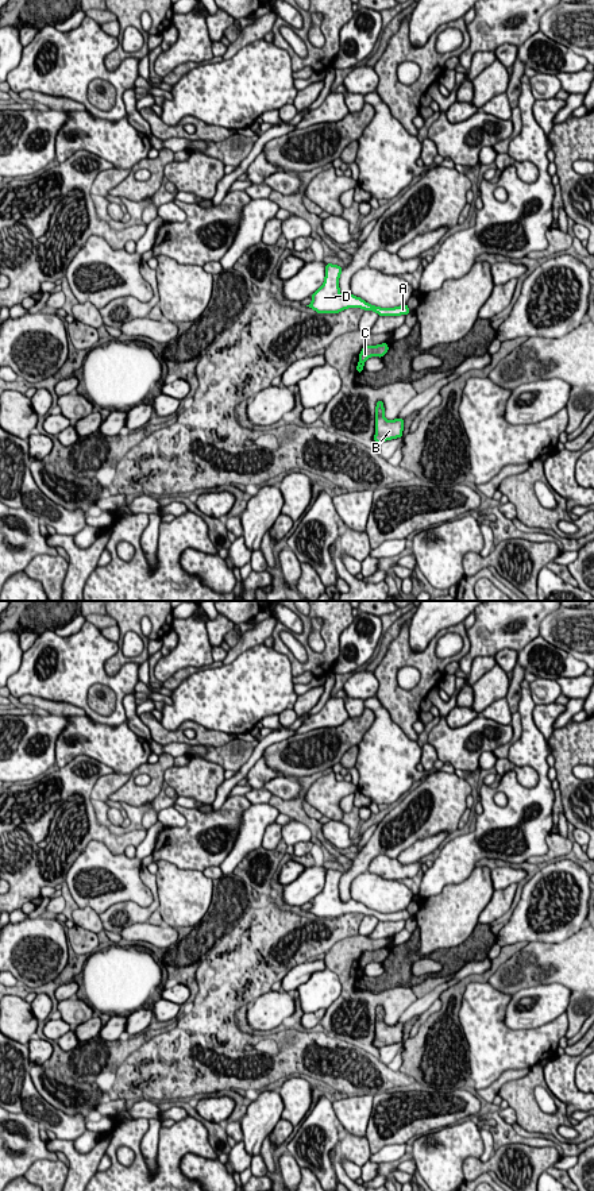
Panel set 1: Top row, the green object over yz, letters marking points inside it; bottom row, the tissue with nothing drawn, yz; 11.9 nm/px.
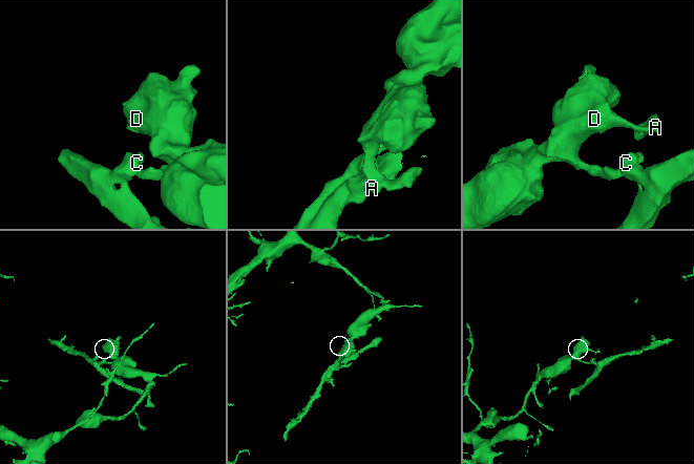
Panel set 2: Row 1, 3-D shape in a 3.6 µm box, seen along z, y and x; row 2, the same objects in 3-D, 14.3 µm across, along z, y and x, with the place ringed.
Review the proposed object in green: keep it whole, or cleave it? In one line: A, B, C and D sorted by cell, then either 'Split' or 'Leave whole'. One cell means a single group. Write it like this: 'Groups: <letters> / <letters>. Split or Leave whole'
Groups: A D / B C. Split

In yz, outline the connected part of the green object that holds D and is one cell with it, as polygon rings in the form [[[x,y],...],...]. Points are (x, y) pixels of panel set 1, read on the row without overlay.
[[[325,870],[325,883],[323,890],[310,901],[312,907],[306,911],[315,914],[317,918],[339,918],[347,913],[362,913],[364,916],[374,916],[378,921],[400,921],[408,920],[410,916],[408,909],[396,913],[379,913],[371,910],[356,902],[348,899],[343,902],[339,893],[339,882],[342,879],[342,872],[338,870]]]

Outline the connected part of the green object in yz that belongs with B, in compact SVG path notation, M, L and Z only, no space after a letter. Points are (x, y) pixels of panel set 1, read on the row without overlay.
M378 1005L375 1011L375 1040L374 1047L378 1049L386 1045L402 1041L404 1024L386 1025L383 1007Z

